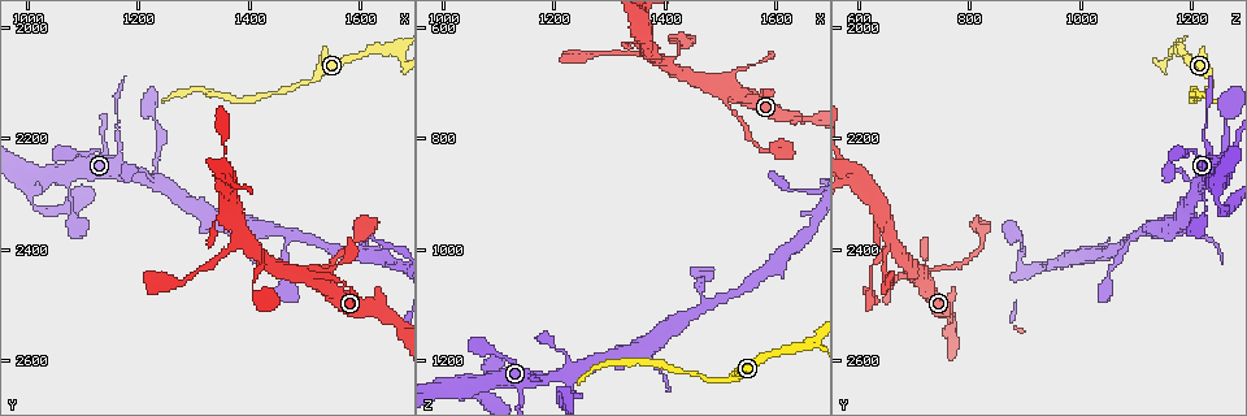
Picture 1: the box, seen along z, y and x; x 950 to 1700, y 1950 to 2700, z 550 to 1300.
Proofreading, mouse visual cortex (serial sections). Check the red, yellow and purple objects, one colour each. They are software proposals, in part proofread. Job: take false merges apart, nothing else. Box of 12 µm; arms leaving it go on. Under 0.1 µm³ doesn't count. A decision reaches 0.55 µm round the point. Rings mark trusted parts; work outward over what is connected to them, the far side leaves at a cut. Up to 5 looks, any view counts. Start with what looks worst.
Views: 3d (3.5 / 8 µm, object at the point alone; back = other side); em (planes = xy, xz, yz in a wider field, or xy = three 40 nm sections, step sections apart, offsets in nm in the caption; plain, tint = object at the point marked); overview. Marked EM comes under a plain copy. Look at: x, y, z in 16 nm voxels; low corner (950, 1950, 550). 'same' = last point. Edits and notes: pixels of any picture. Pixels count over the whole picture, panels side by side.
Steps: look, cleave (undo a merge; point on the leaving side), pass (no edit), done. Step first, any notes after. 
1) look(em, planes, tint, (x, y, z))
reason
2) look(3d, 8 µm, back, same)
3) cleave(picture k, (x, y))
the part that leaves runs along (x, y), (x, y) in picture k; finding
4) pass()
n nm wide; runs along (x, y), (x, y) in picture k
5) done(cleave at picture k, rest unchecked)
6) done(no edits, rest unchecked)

look(em, xy, step 1, tint, (1650, 2040, 1170))
a fork

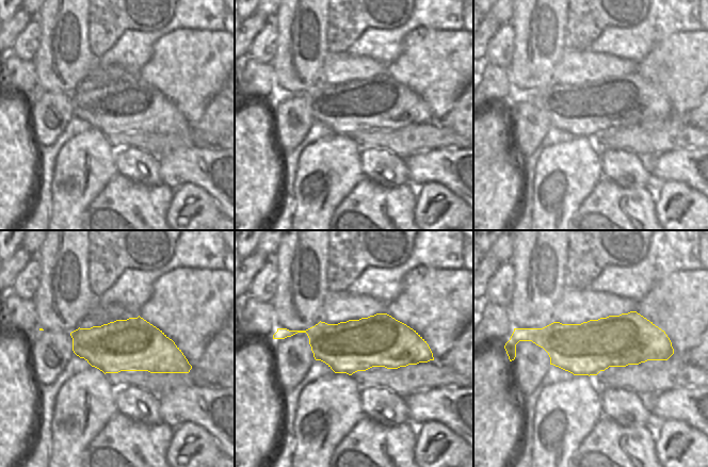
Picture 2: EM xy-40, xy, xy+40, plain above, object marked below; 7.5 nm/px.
look(3d, 3.5 µm, same)

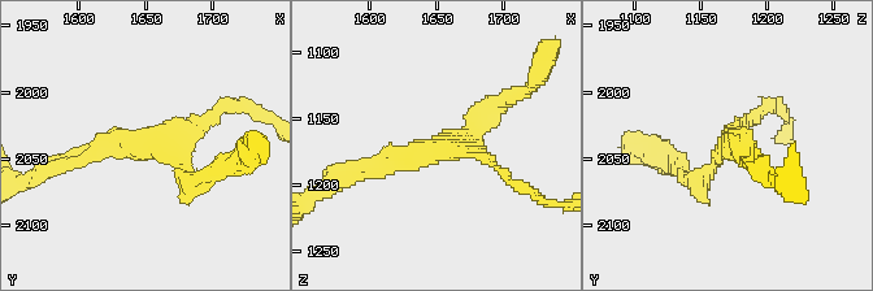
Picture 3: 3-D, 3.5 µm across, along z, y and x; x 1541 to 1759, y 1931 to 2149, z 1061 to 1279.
pass()
400 nm wide; runs along (286, 332), (403, 345), (424, 358) in picture 2; all the same cell

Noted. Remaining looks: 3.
look(em, xy, step 5, tint, (1385, 2385, 660))
sharp bend

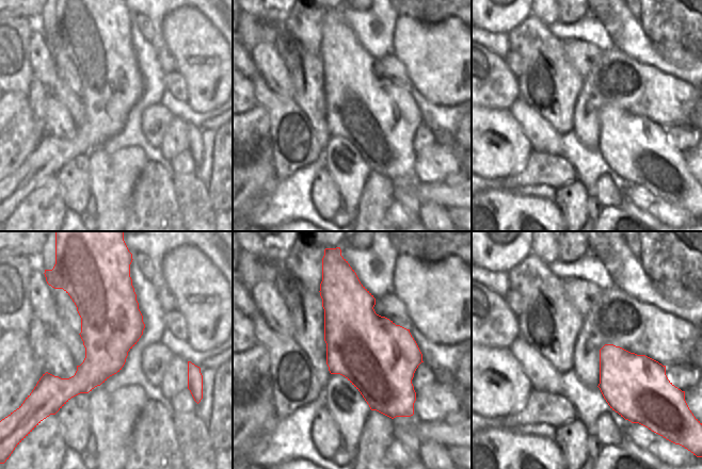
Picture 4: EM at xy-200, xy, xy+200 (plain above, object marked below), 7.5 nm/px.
look(3d, 3.5 µm, same)

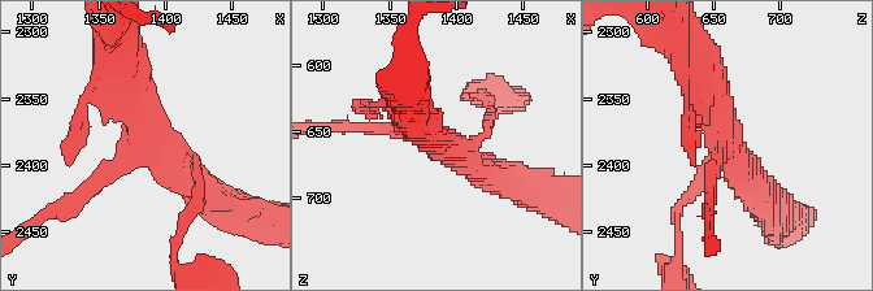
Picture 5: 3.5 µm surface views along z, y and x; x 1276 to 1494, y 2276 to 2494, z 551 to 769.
pass()
4 arms; arms of 150, 200, 400, 450 nm; runs along (211, 199), (147, 143), (124, 68) in picture 5; continuous, no second cell

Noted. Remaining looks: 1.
done(no edits, rest unchecked)

